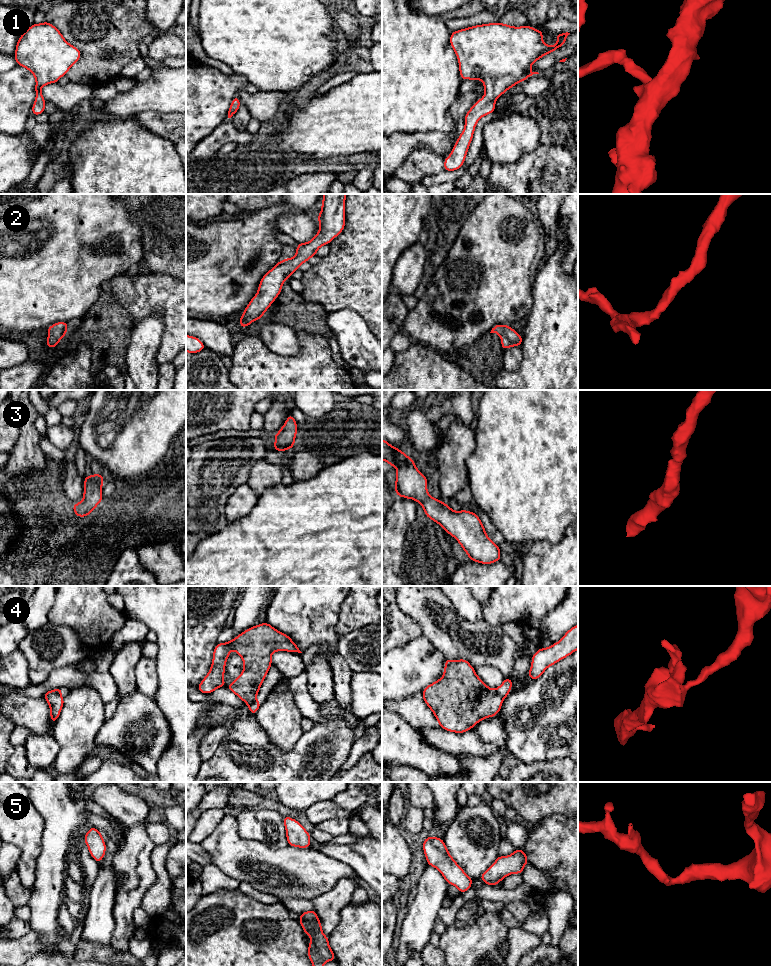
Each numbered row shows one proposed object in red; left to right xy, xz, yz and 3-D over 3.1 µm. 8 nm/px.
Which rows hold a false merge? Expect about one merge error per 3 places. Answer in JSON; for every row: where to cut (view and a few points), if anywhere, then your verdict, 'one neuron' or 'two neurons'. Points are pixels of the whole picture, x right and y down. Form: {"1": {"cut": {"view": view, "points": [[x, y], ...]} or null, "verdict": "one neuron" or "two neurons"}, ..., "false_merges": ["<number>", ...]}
{"1": {"cut": null, "verdict": "one neuron"}, "2": {"cut": null, "verdict": "one neuron"}, "3": {"cut": null, "verdict": "one neuron"}, "4": {"cut": {"view": "yz", "points": [[494, 690], [503, 698]]}, "verdict": "two neurons"}, "5": {"cut": null, "verdict": "one neuron"}, "false_merges": ["4"]}

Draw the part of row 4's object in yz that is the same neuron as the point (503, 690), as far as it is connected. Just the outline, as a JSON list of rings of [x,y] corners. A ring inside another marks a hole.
[[[505,678],[503,683],[495,689],[495,692],[498,696],[501,698],[506,698],[508,694],[510,693],[510,689],[513,685],[513,681],[510,678]]]

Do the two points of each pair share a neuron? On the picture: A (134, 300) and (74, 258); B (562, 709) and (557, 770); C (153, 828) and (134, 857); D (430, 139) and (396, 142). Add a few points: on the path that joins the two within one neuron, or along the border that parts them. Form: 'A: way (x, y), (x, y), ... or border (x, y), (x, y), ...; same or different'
A: border (130, 272), (108, 280), (102, 286), (103, 292); different
B: border (567, 756), (561, 759), (535, 761); different
C: border (146, 822), (146, 833), (155, 845); different
D: way (422, 139), (404, 142); same

